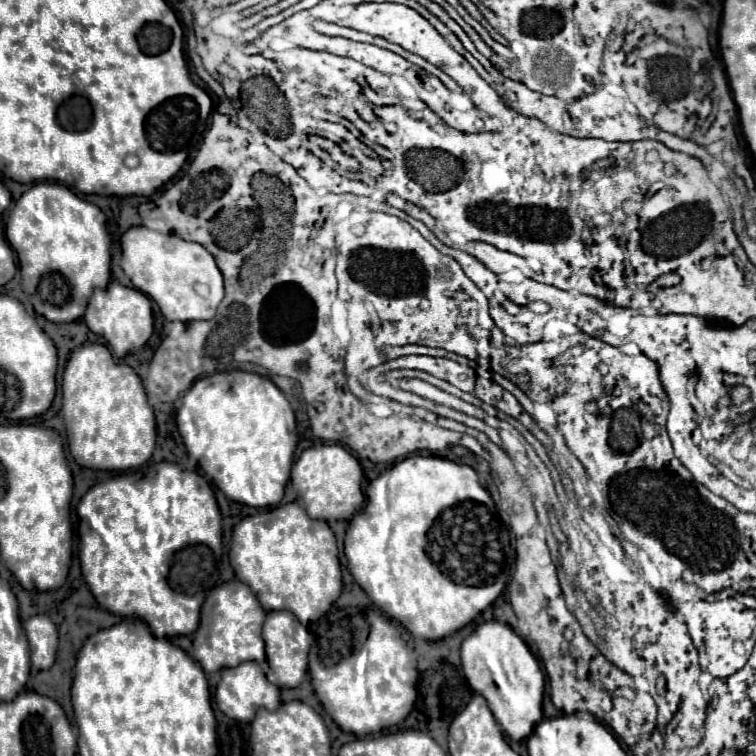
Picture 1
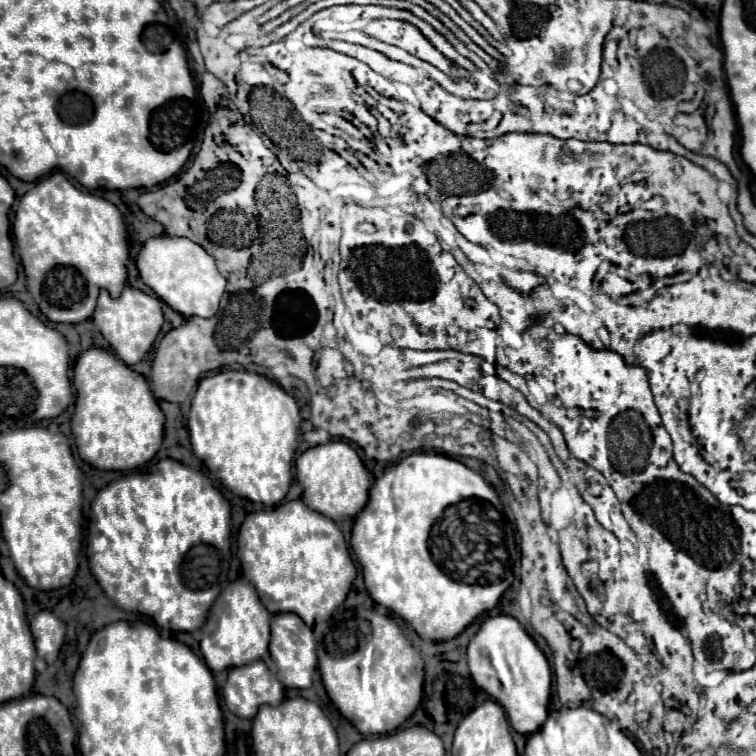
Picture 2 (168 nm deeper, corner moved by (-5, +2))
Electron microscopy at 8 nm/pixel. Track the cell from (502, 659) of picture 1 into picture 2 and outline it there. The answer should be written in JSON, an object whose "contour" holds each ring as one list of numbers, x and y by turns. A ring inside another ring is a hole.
{"contour":[[495,615,485,619,467,645,467,663,475,685,505,709,517,733,531,735,545,723,549,715,552,671,545,655,515,617]]}

